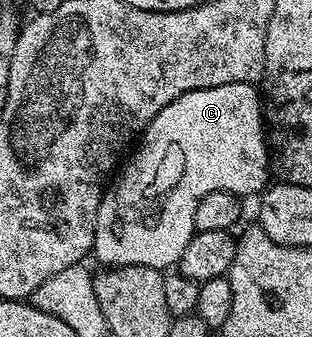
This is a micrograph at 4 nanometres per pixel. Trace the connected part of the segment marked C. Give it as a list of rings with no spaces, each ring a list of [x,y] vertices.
[[[248,81],[188,91],[180,95],[180,99],[168,103],[168,107],[152,119],[129,157],[130,162],[121,166],[112,184],[102,194],[102,202],[96,211],[92,257],[102,267],[139,265],[169,270],[177,266],[184,247],[188,247],[194,238],[196,207],[200,207],[200,199],[204,199],[204,195],[212,195],[212,191],[257,194],[267,188],[270,155],[268,134],[264,128],[263,98]]]

